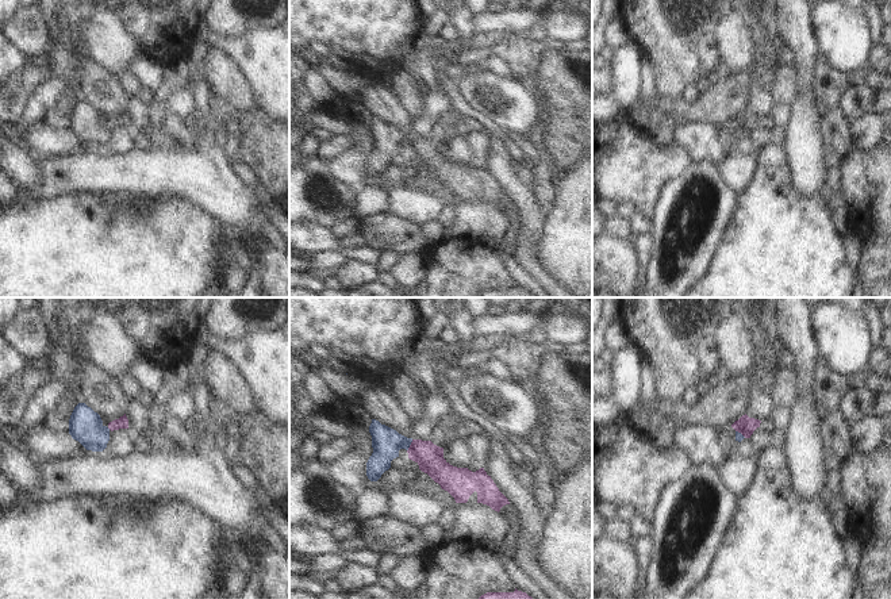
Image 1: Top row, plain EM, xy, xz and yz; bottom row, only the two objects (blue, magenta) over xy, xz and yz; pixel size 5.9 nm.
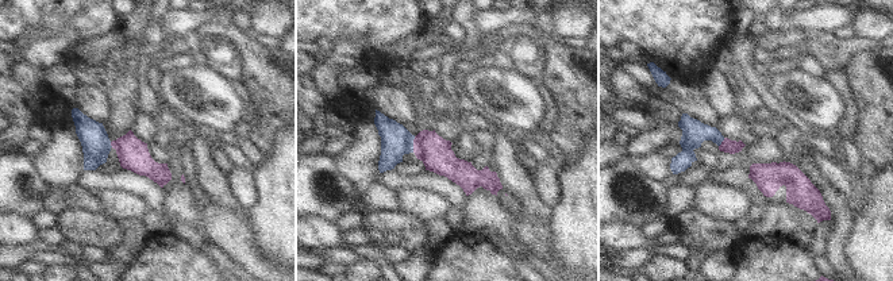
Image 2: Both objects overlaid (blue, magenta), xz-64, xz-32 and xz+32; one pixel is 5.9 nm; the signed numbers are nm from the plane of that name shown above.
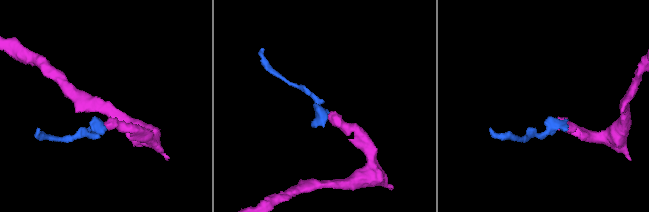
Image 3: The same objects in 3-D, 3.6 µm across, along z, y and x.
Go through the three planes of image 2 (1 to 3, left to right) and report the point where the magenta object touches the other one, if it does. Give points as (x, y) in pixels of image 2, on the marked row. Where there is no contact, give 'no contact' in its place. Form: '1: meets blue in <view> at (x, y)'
1: meets blue in xz-64 at (110, 145)
2: meets blue in xz-32 at (412, 145)
3: meets blue in xz+32 at (722, 141)

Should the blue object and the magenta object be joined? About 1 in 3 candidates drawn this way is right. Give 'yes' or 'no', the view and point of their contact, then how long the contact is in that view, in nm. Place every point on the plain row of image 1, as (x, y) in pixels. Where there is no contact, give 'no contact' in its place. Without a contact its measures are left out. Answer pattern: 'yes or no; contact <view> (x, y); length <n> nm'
no; contact xz (410, 141); length 80 nm

